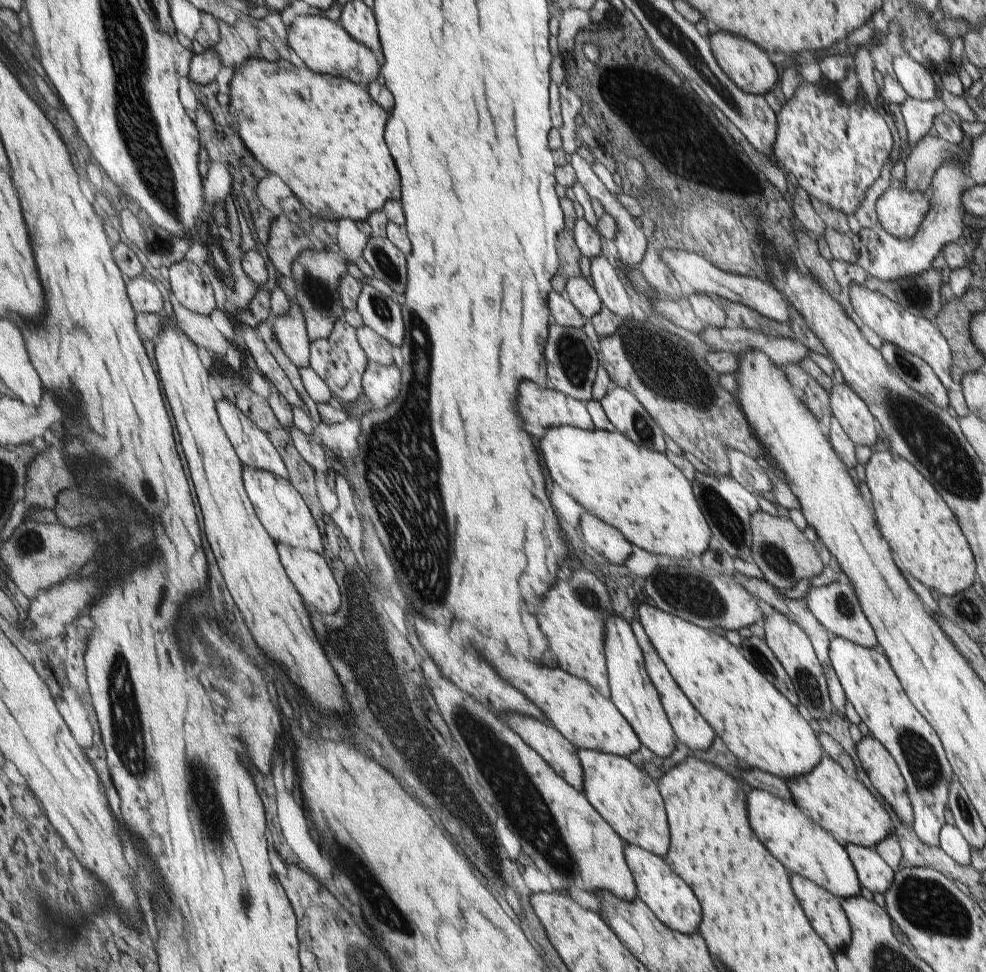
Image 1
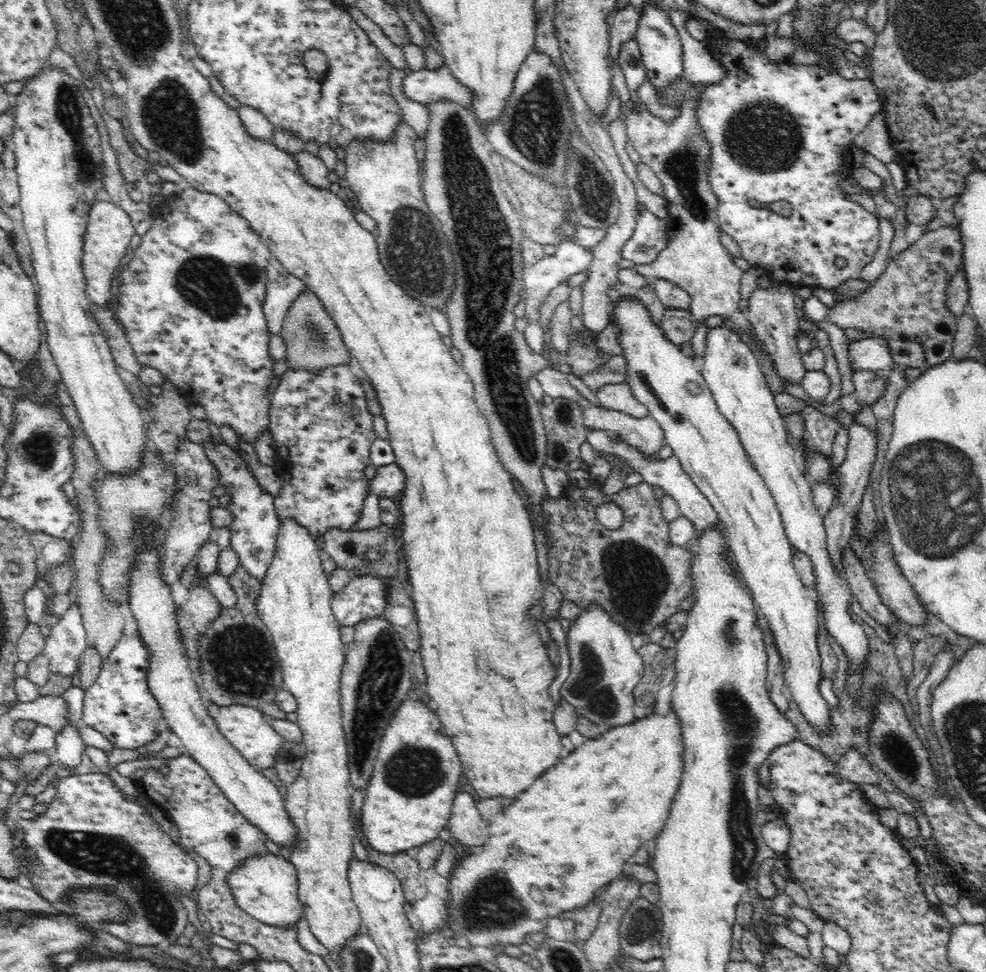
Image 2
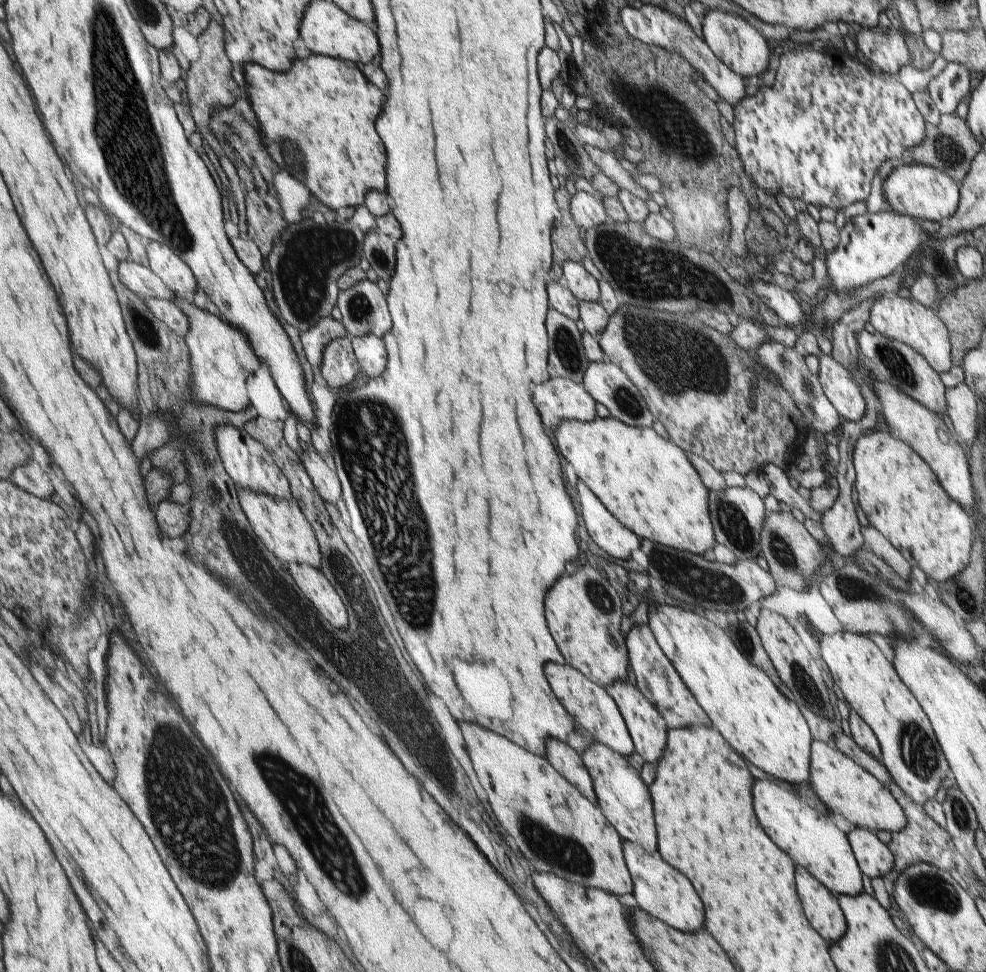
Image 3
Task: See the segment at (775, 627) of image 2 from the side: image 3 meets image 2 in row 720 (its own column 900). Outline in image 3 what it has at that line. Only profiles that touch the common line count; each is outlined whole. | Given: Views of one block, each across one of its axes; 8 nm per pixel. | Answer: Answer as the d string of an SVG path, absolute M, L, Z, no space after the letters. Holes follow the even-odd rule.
M814 740L808 784L815 798L824 804L829 813L843 816L855 827L863 827L871 832L887 831L893 834L905 826L906 818L891 793L830 742Z

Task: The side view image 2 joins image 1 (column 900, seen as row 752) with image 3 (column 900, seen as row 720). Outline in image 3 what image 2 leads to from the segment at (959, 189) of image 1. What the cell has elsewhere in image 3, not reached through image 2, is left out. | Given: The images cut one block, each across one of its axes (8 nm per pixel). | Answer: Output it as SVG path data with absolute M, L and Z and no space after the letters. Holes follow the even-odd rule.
M890 209L876 213L866 212L847 218L840 230L839 242L830 253L819 251L830 278L830 290L848 293L870 282L885 279L902 269L922 246L925 233L919 222L909 215L898 215Z

